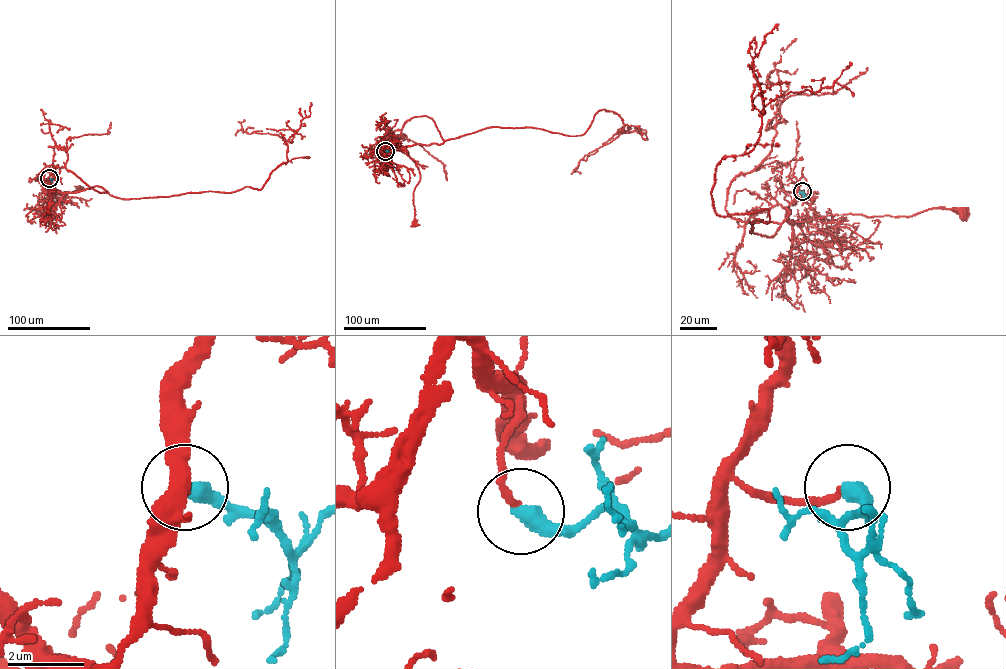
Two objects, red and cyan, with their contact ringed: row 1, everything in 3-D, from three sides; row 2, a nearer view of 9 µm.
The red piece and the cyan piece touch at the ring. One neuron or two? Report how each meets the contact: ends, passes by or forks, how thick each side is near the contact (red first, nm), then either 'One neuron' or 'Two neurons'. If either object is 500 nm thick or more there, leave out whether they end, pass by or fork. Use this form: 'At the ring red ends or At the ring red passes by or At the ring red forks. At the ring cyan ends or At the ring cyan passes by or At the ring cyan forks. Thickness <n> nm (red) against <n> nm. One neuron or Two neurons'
At the ring red ends. At the ring cyan ends. Thickness 170 nm (red) against 440 nm. One neuron

